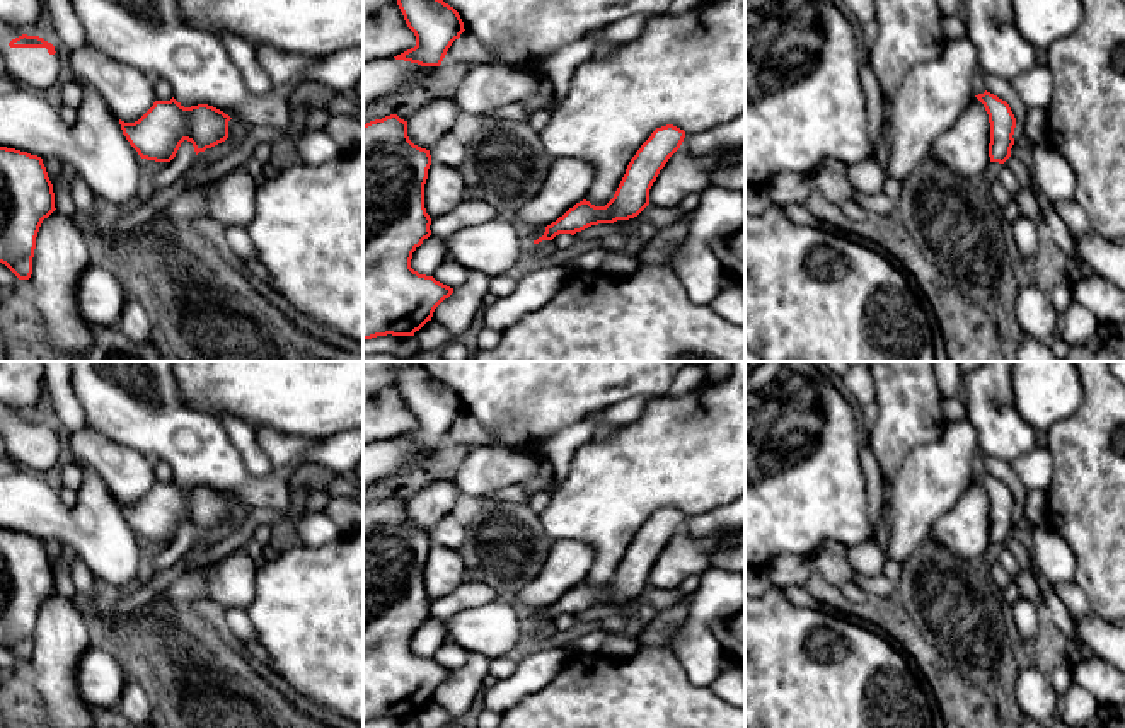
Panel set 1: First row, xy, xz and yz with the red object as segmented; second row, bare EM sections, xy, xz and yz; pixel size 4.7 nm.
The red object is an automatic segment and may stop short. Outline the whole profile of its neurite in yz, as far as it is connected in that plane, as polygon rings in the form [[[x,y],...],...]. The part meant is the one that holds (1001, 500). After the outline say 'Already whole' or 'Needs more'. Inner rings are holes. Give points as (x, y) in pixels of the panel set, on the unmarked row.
[[[990,474],[975,477],[985,489],[990,505],[990,525],[989,539],[990,544],[1004,546],[1011,539],[1014,527],[1016,500],[1009,486]]]. Already whole

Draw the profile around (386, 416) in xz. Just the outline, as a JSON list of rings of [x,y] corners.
[[[363,361],[363,445],[394,440],[416,428],[397,387],[394,361]]]

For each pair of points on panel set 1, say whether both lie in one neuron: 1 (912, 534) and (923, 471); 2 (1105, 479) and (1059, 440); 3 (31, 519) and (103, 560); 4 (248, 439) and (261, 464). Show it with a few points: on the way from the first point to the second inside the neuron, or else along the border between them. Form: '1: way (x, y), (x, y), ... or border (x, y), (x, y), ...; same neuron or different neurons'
1: way (912, 519), (912, 502), (923, 486); same neuron
2: way (1093, 468), (1071, 445); same neuron
3: way (48, 519), (69, 525), (86, 543); same neuron
4: way (248, 445), (254, 457); same neuron

